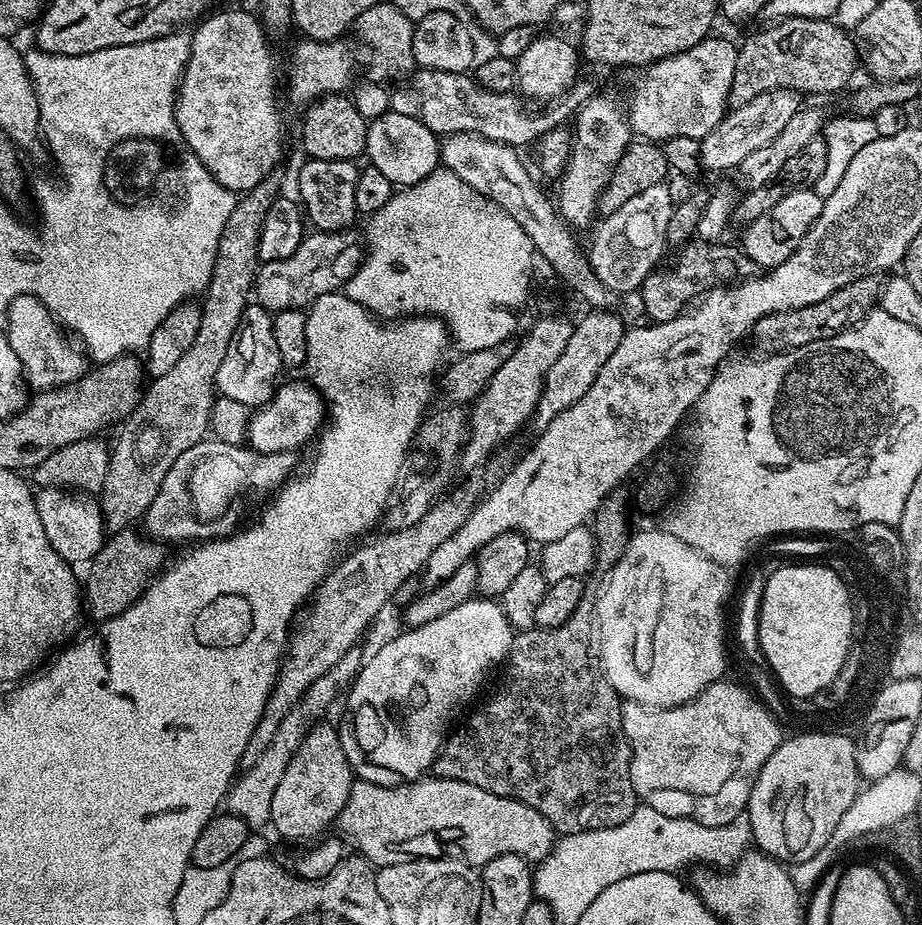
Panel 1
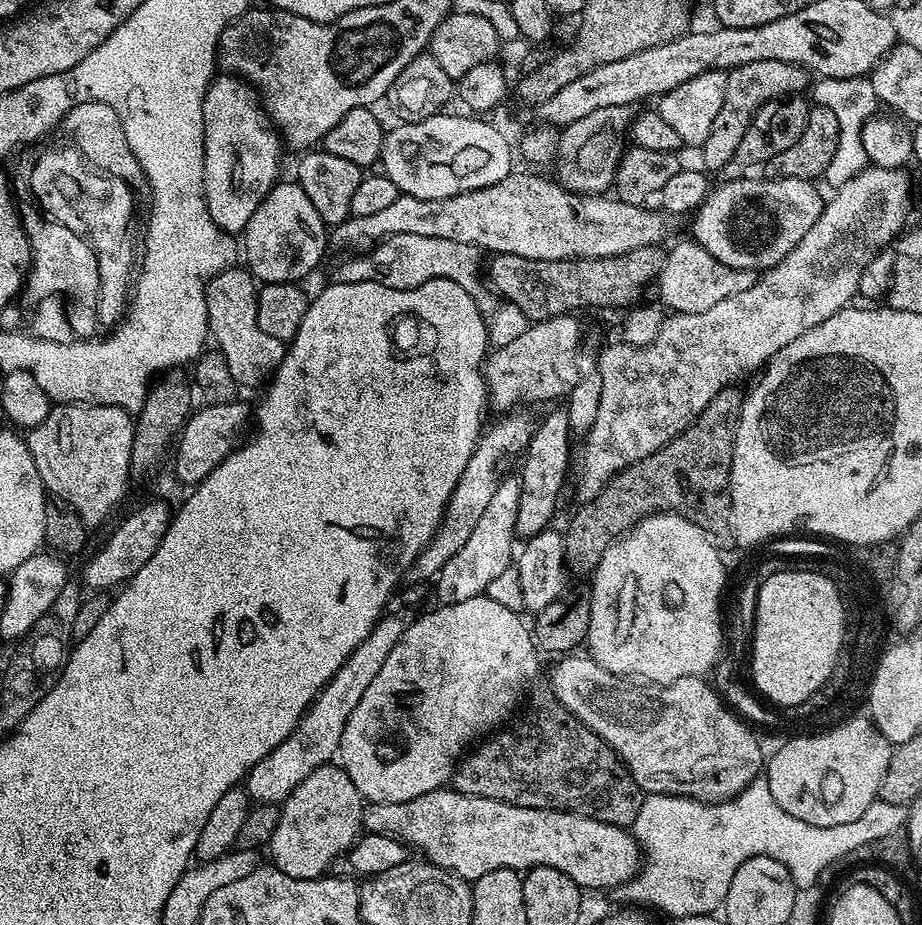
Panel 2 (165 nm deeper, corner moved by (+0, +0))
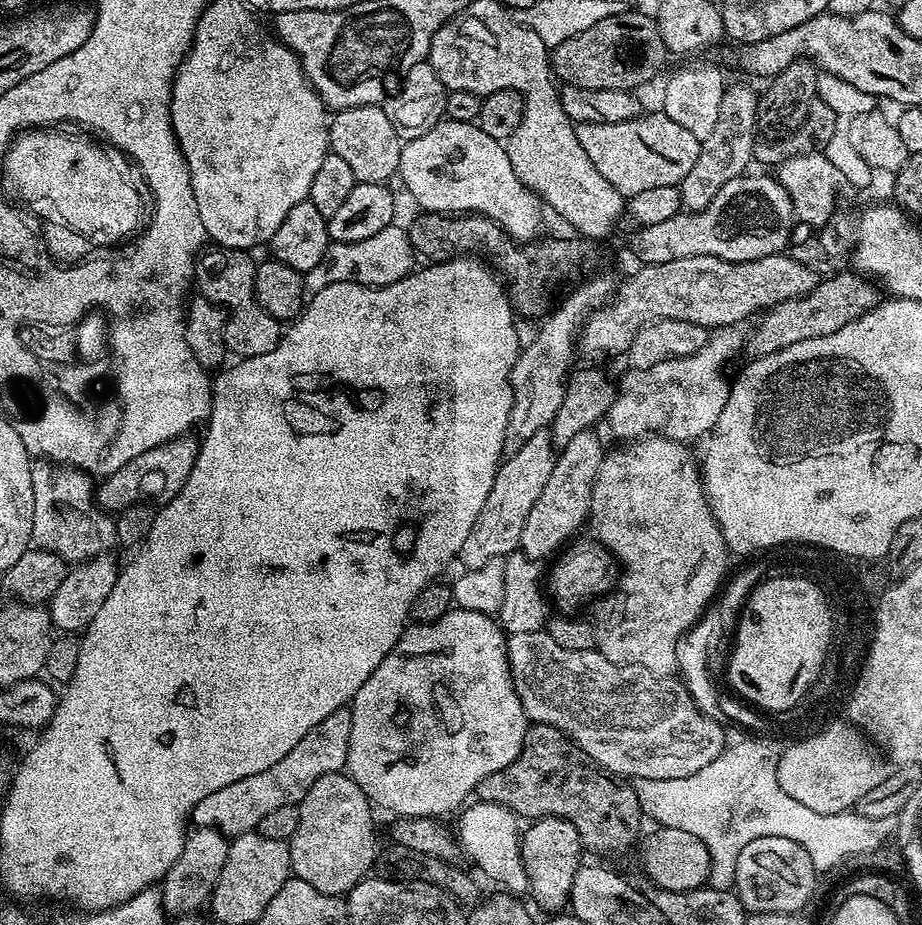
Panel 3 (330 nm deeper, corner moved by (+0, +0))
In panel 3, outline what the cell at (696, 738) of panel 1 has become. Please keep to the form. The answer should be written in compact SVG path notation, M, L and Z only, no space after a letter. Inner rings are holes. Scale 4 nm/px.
M547 630L508 636L508 666L512 670L512 685L522 702L524 713L527 714L529 721L532 724L549 724L564 732L594 763L599 764L617 778L631 778L633 781L683 778L683 774L700 768L705 761L717 757L722 752L722 744L726 741L724 727L700 712L695 698L688 692L686 684L672 676L659 676L642 666L633 664L615 664L598 650L562 650L562 646L558 646L558 642L554 642L554 638L550 638Z

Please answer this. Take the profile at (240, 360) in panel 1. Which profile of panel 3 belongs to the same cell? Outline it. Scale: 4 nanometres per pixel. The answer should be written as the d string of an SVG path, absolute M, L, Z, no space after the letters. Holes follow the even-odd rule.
M212 246L201 251L194 273L194 284L199 295L226 309L224 321L224 345L236 358L270 354L278 346L282 335L281 321L274 319L256 300L256 266L249 253L243 248L221 248Z

